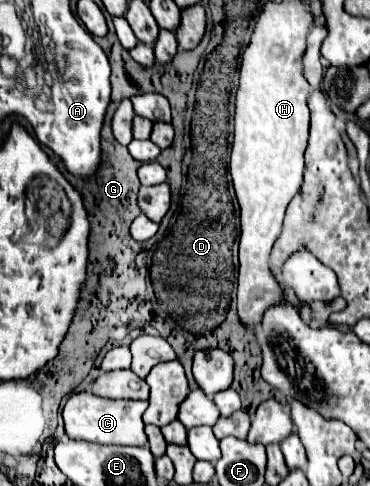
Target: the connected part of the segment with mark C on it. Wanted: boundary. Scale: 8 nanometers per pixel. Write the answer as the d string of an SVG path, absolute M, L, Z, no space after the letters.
M92 392L72 394L64 406L66 434L74 440L86 440L96 444L124 444L124 446L148 446L142 414L148 402L142 400L108 400Z

